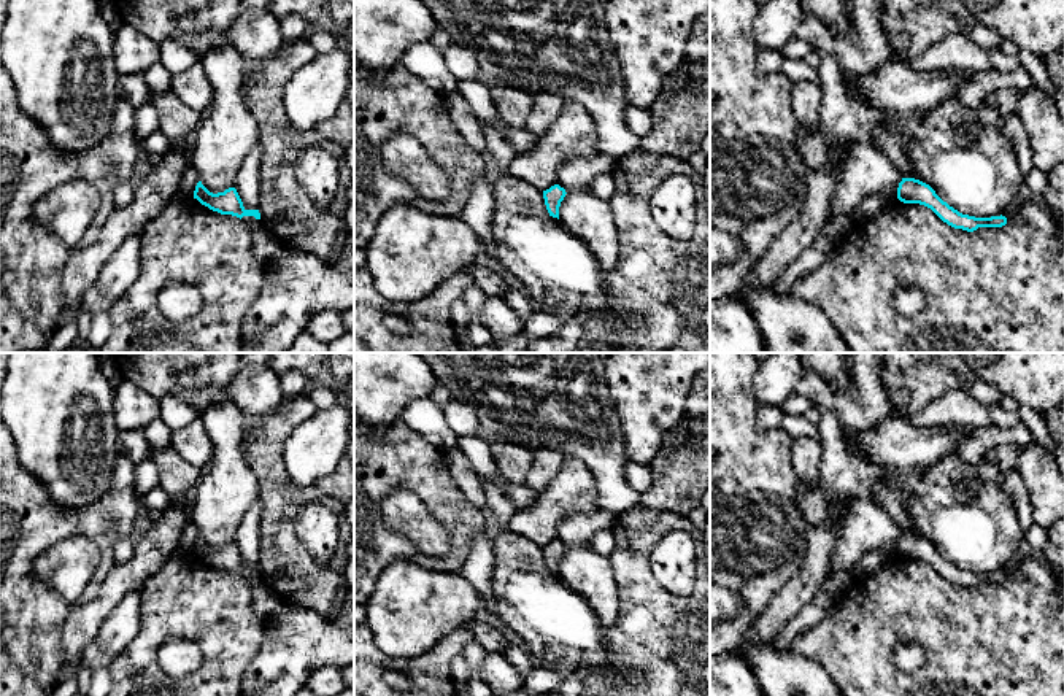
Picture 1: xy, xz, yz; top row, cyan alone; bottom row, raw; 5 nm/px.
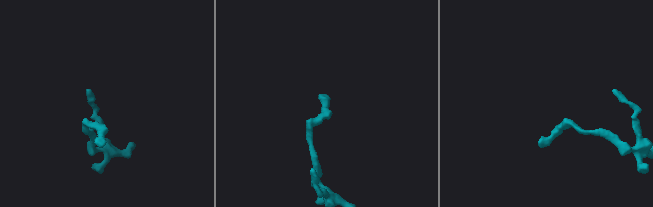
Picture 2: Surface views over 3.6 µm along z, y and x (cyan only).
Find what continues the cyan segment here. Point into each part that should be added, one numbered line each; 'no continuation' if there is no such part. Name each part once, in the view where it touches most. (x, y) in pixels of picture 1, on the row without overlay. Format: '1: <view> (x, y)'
no continuation

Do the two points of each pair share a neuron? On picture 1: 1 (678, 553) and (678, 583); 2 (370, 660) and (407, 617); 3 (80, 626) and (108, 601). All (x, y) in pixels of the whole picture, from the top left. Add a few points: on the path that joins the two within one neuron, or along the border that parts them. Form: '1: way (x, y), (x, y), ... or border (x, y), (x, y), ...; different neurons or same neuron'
1: way (675, 561), (677, 576); same neuron
2: border (370, 628), (373, 642), (388, 655), (415, 657); different neurons
3: way (86, 620), (102, 606); same neuron

